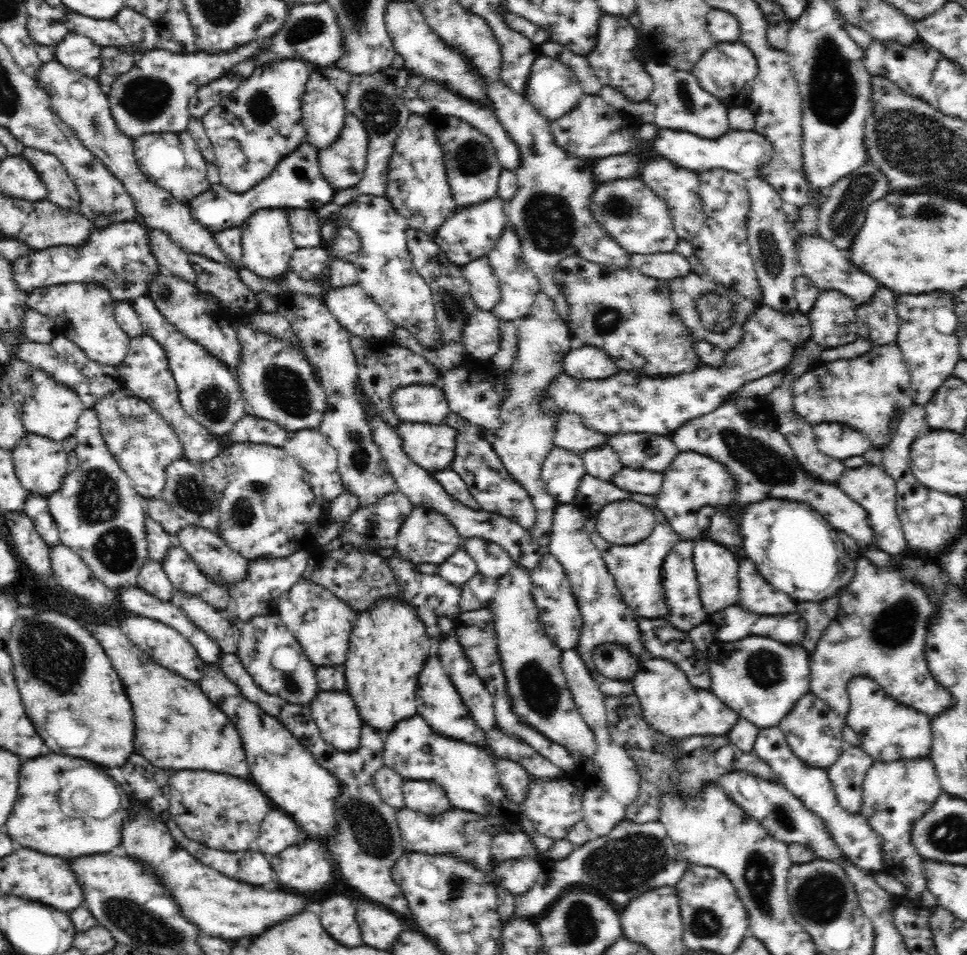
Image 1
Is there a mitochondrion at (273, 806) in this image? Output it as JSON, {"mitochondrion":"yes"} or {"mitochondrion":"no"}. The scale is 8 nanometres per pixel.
{"mitochondrion":"no"}

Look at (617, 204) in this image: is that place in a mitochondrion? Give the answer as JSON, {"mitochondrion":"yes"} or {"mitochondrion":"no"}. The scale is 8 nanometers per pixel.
{"mitochondrion":"yes"}

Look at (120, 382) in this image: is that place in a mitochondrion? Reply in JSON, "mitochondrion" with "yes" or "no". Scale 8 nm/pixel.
{"mitochondrion":"no"}

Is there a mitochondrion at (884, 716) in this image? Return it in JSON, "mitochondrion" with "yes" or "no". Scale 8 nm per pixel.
{"mitochondrion":"no"}

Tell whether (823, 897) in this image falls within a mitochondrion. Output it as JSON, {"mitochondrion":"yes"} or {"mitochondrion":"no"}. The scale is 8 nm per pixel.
{"mitochondrion":"yes"}

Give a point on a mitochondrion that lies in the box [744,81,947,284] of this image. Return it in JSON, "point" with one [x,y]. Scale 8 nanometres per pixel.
{"point":[844,218]}

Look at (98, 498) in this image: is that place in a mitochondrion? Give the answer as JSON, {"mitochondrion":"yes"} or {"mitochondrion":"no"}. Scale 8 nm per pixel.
{"mitochondrion":"yes"}

